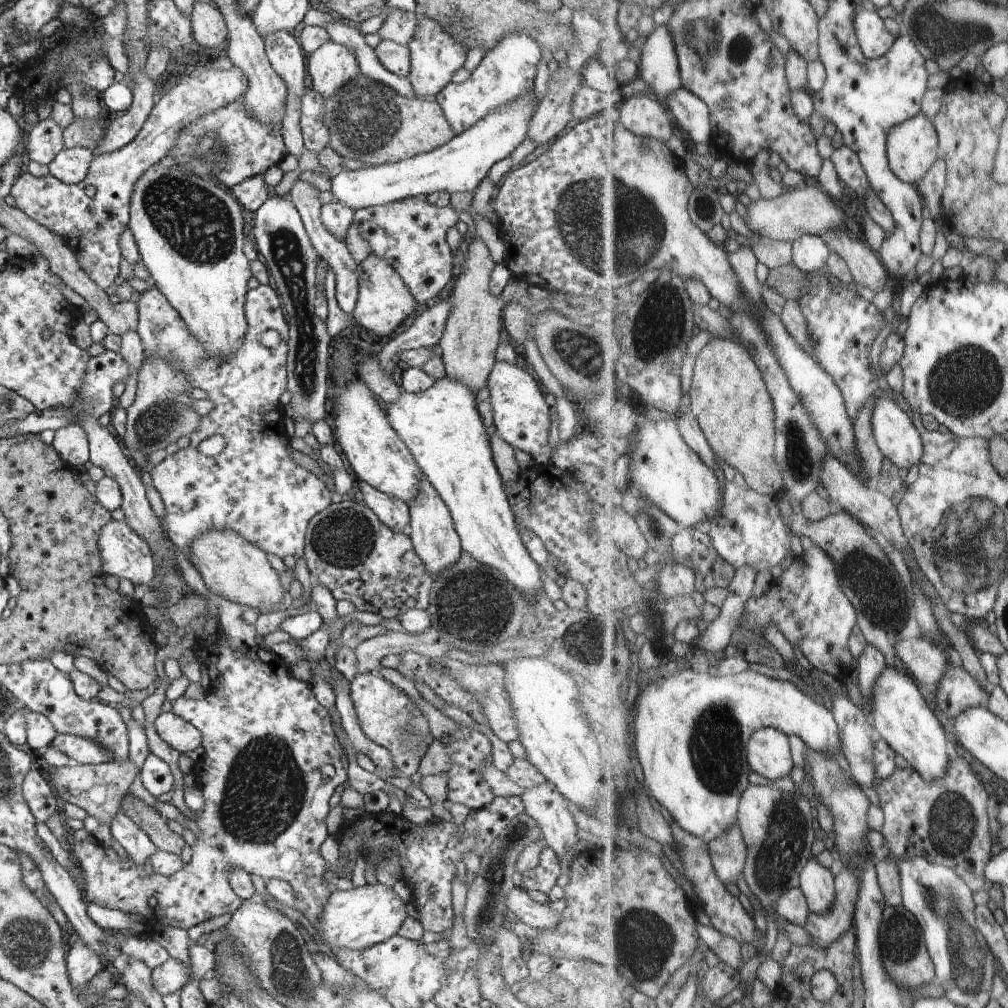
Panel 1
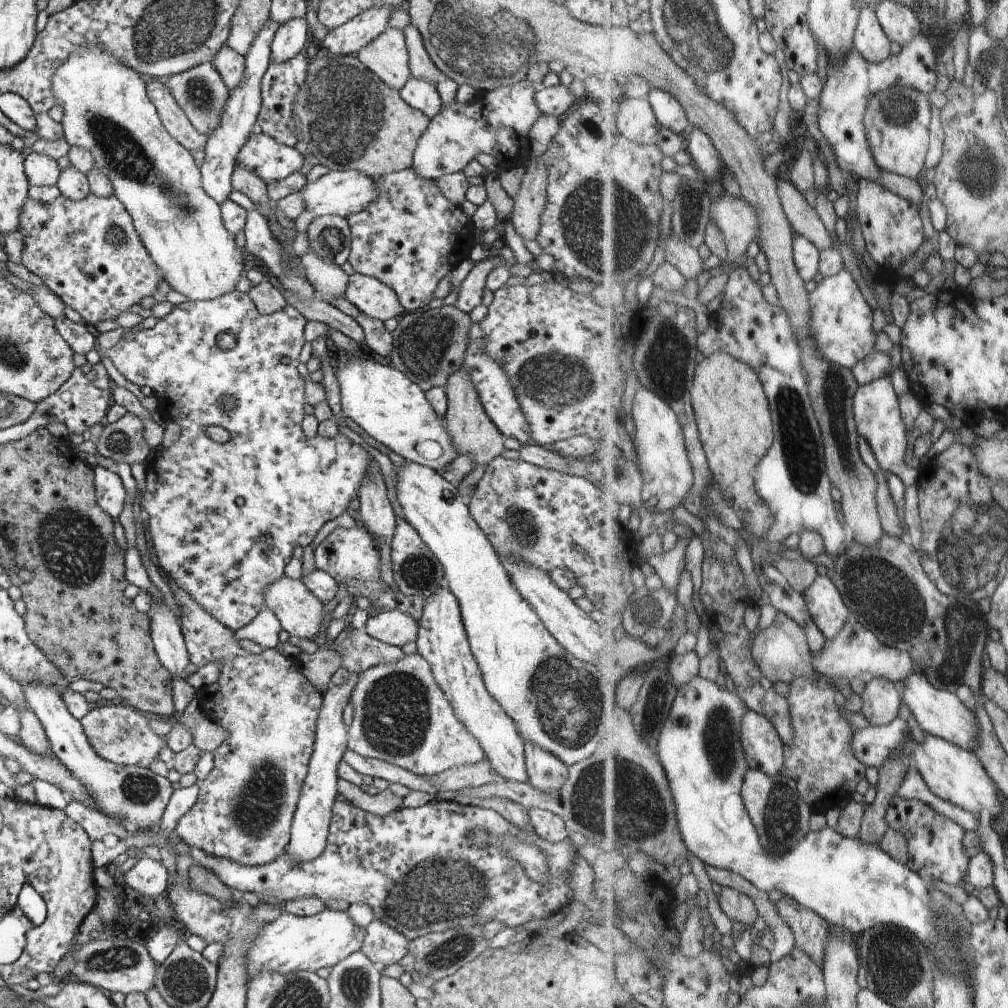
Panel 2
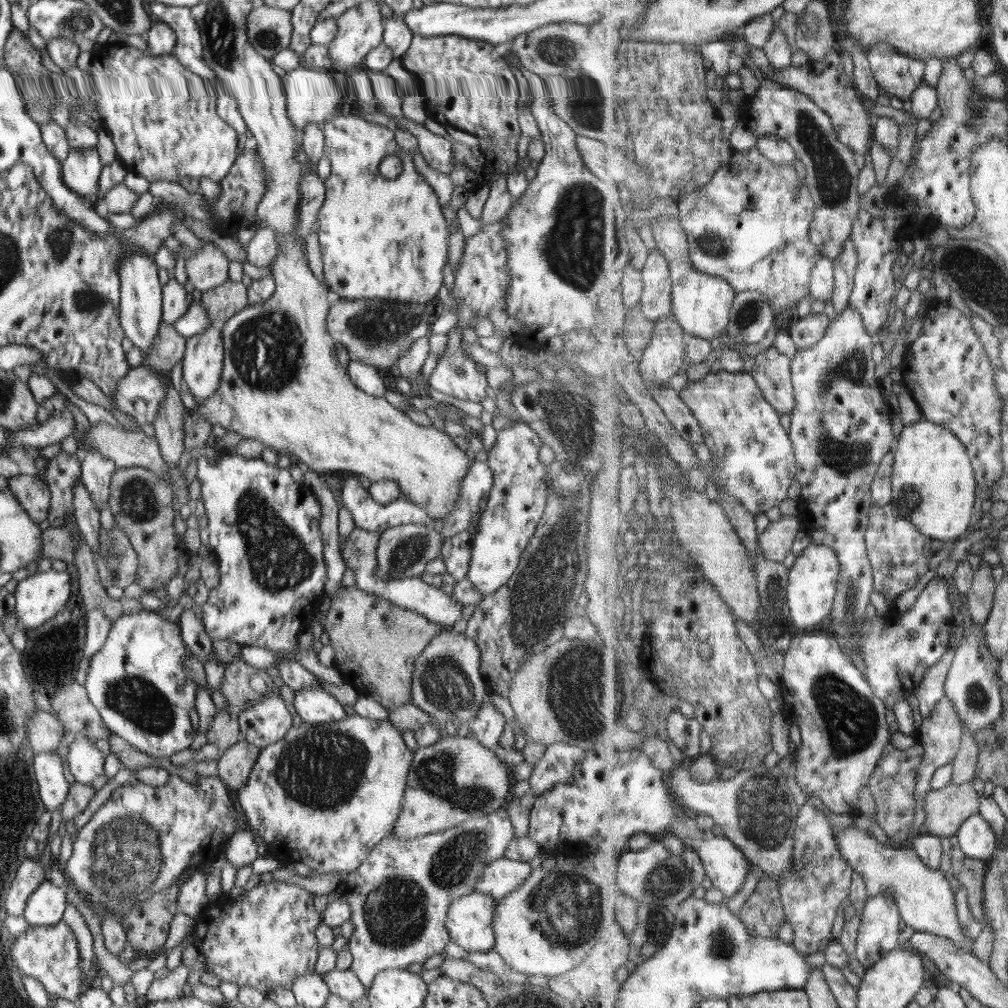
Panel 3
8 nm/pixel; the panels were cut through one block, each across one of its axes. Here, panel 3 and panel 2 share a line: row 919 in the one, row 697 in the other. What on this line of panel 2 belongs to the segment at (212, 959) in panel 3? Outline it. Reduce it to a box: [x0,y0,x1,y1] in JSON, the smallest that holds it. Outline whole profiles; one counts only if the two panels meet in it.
[165,574,323,866]

